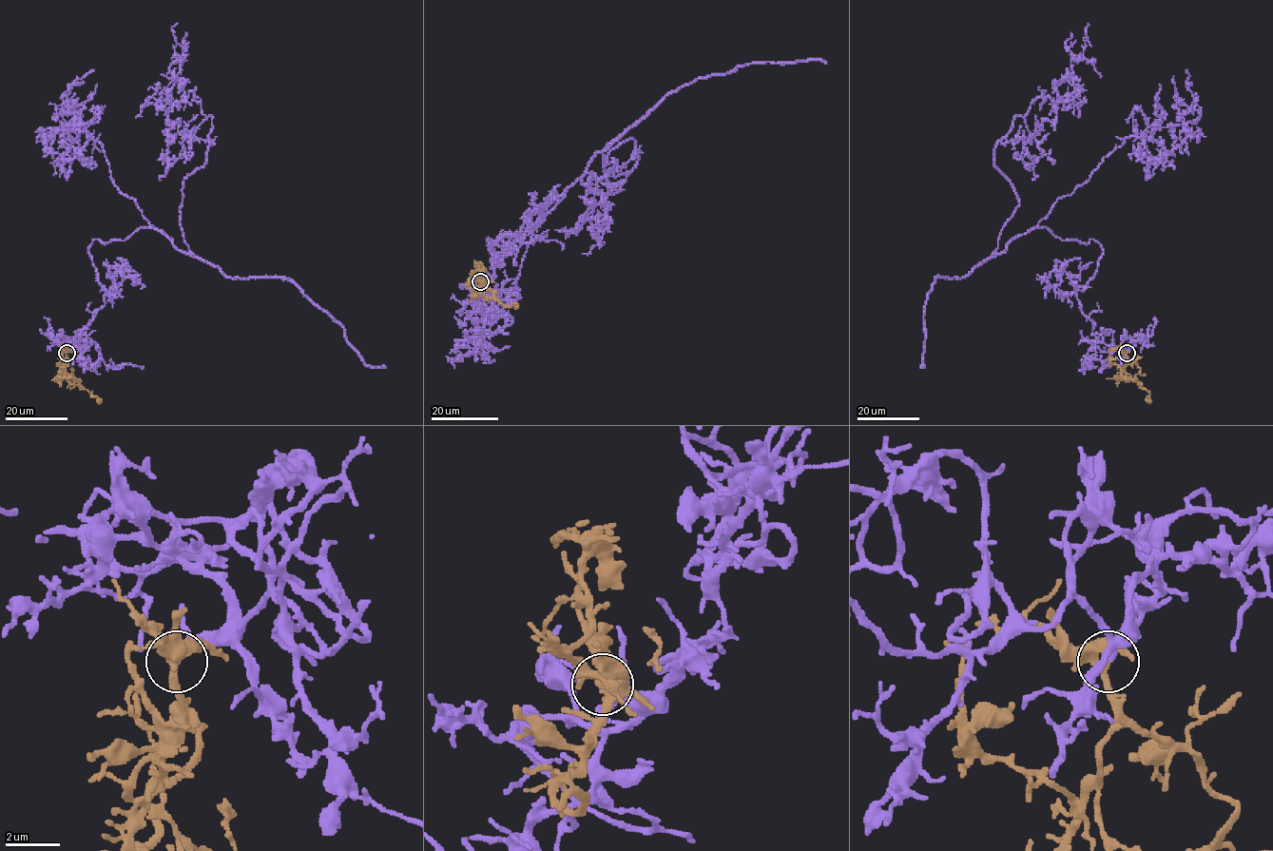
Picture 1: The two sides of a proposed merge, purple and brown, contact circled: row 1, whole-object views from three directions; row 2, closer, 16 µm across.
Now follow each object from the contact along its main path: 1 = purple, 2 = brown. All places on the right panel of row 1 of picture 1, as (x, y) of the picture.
1: (1126, 353), (1076, 298), (1097, 241), (993, 253), (1019, 204), (994, 146), (1068, 100), (1088, 23)
2: (1126, 353), (1126, 357), (1141, 370), (1135, 378), (1149, 394), (1150, 403)

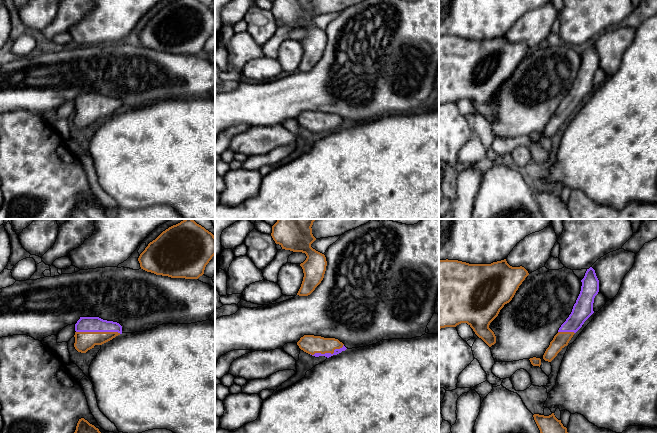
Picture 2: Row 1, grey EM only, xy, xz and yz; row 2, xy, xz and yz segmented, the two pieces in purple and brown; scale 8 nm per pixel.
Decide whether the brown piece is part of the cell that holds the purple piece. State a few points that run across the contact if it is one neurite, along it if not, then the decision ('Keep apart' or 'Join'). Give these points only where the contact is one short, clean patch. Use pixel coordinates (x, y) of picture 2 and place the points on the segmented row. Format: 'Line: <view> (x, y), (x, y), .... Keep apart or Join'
Join

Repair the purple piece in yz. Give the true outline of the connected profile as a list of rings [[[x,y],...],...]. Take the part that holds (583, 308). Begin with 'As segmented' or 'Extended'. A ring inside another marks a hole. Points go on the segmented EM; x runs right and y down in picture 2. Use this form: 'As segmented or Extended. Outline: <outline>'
Extended. Outline: [[[592,267],[587,269],[581,282],[581,291],[571,314],[561,325],[543,355],[545,361],[551,362],[568,345],[573,335],[582,327],[584,322],[594,313],[593,303],[595,296],[599,292],[599,280]]]

